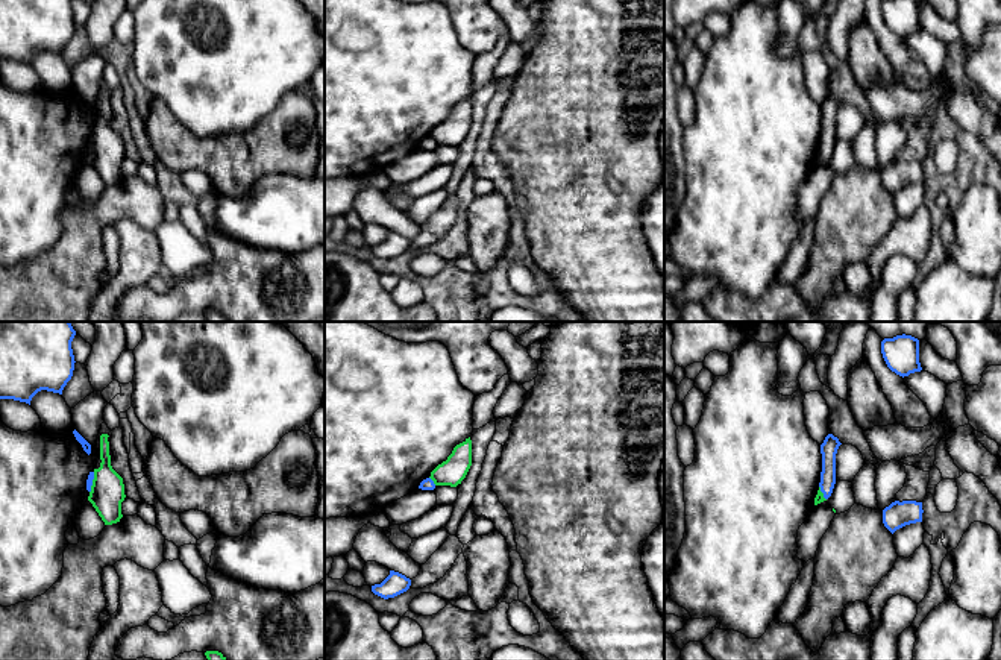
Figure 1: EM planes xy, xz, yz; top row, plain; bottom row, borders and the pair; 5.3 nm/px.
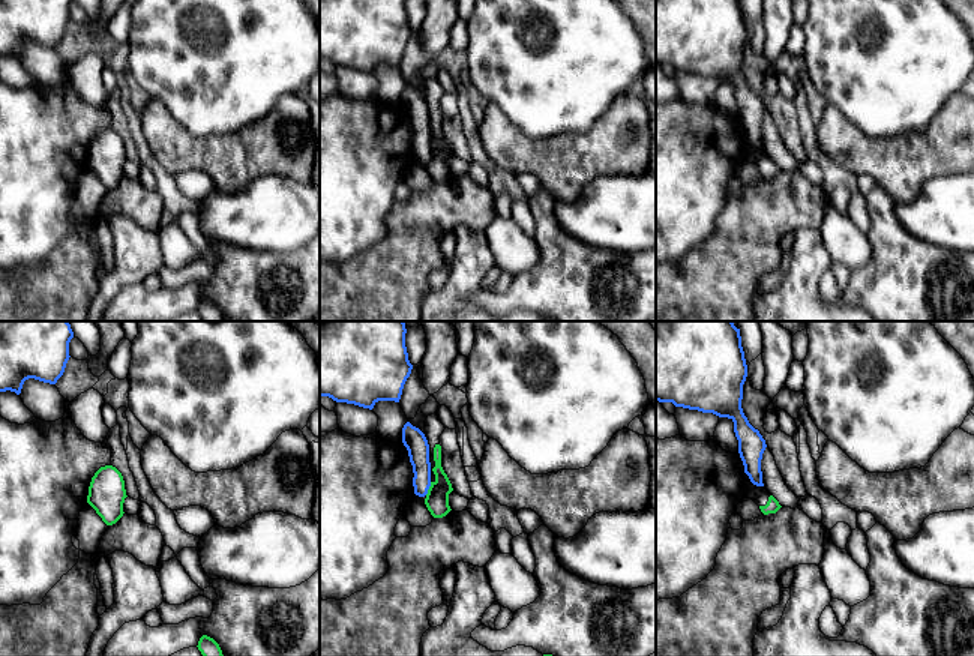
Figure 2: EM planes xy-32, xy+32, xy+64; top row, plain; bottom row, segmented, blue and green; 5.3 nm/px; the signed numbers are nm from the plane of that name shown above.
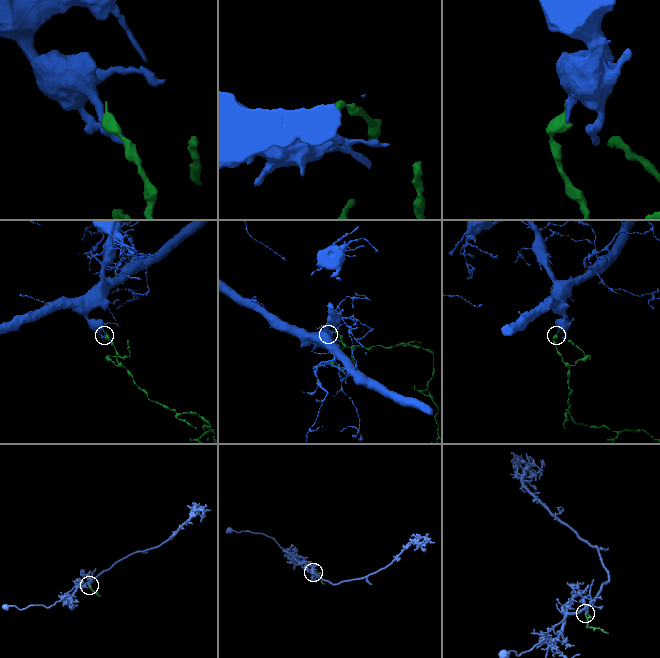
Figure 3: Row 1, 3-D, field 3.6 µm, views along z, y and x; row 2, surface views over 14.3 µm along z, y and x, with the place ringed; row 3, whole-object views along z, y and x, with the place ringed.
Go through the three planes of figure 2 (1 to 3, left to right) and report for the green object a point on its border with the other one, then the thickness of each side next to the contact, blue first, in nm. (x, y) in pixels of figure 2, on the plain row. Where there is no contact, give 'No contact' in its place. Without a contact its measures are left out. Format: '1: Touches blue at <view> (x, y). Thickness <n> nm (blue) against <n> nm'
1: No contact
2: Touches blue at xy+32 (428, 152). Thickness 120 nm (blue) against 130 nm
3: No contact

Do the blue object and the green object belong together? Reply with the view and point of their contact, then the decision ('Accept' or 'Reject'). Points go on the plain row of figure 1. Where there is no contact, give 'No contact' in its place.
Touches blue at xz (433, 141). Reject

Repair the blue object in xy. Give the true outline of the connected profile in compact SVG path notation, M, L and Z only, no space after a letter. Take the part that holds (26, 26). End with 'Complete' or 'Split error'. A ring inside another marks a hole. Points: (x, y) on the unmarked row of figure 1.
M0 0L0 59L30 65L41 52L62 55L73 36L73 0Z. Complete

